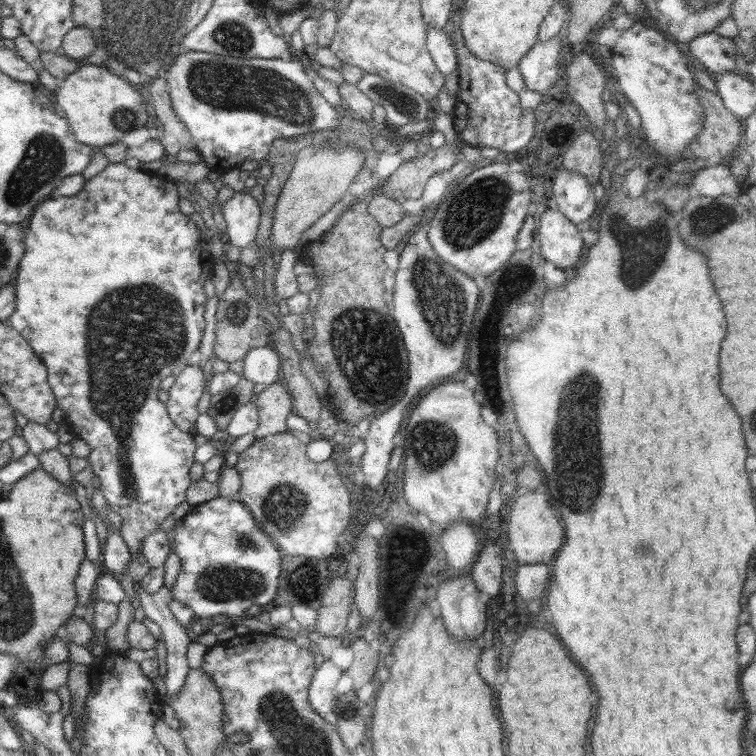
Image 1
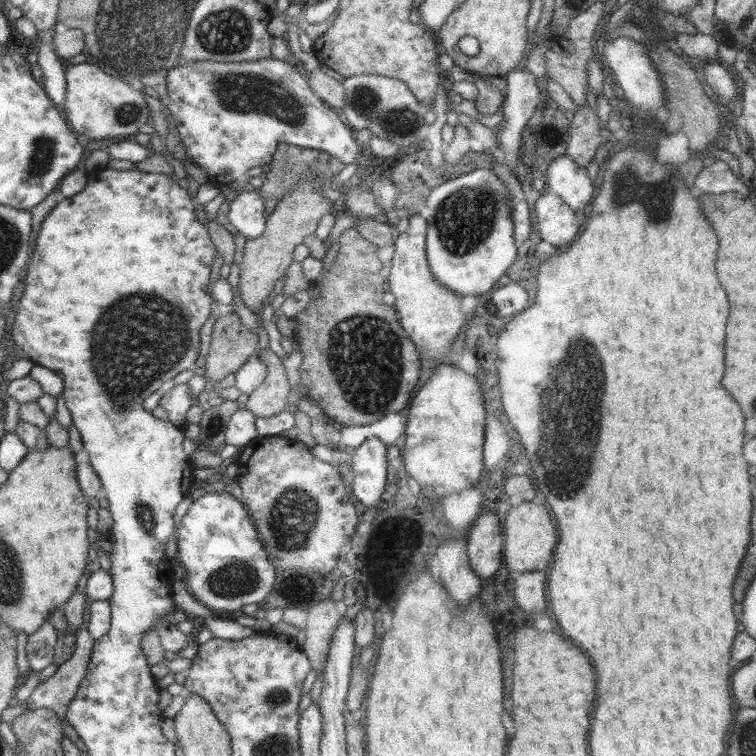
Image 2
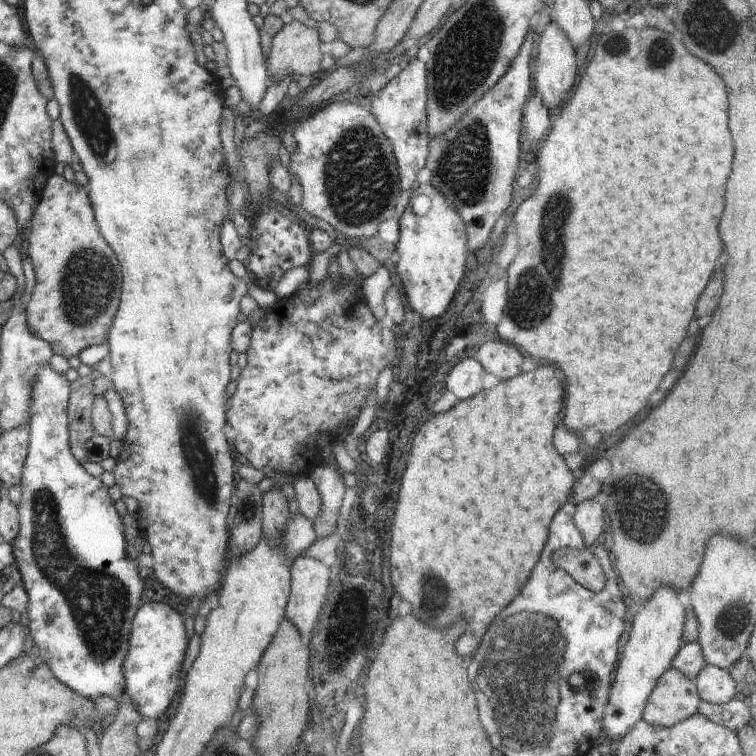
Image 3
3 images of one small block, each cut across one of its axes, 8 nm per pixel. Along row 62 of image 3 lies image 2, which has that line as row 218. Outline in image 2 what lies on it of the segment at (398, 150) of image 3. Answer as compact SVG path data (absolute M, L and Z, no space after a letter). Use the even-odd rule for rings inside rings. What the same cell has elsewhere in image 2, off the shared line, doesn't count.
M420 214L413 215L409 217L409 224L406 232L398 235L391 247L394 254L386 281L390 283L390 292L396 298L394 308L402 316L400 324L406 330L406 336L412 338L418 348L426 350L427 357L434 362L450 354L450 346L464 326L466 313L460 311L464 296L446 288L430 272L426 256L427 224L425 220Z

